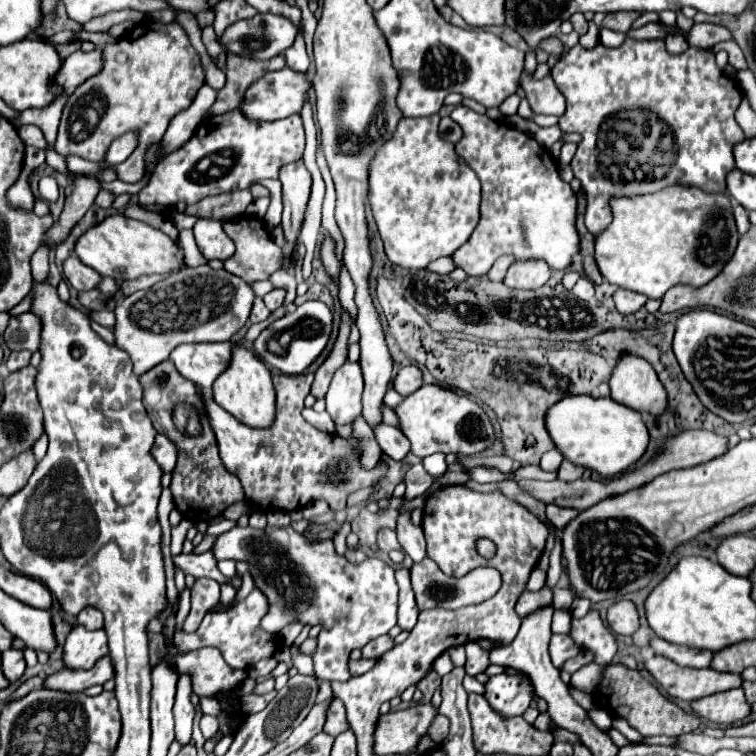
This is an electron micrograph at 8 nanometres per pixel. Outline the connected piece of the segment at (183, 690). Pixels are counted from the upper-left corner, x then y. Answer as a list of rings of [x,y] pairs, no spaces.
[[[181,676],[177,682],[177,698],[175,698],[175,740],[181,746],[187,746],[191,742],[191,728],[193,728],[193,706],[189,700],[191,694],[191,678]]]

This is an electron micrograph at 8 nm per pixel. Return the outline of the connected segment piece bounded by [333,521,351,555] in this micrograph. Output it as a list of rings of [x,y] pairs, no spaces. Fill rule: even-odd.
[[[346,521],[333,540],[335,550],[339,555],[344,555],[344,553],[347,551],[346,537],[350,532],[351,524],[348,521]]]

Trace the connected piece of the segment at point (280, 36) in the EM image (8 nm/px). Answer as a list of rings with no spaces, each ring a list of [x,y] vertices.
[[[257,14],[253,20],[239,20],[237,24],[231,24],[221,42],[233,54],[255,60],[271,60],[295,42],[297,32],[297,26],[285,16]]]

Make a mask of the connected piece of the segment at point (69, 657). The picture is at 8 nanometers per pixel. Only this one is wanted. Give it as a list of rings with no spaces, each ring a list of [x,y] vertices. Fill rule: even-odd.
[[[75,626],[63,646],[63,666],[69,670],[89,670],[107,654],[107,636],[103,630],[89,632],[83,626]]]

